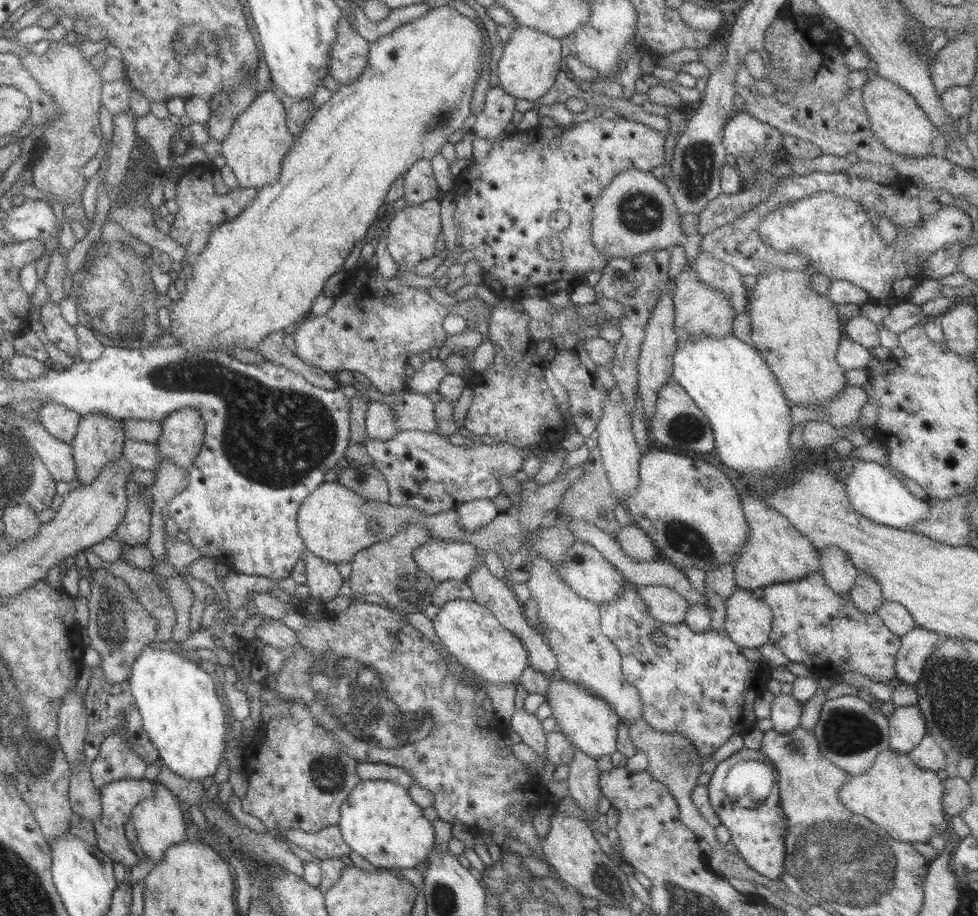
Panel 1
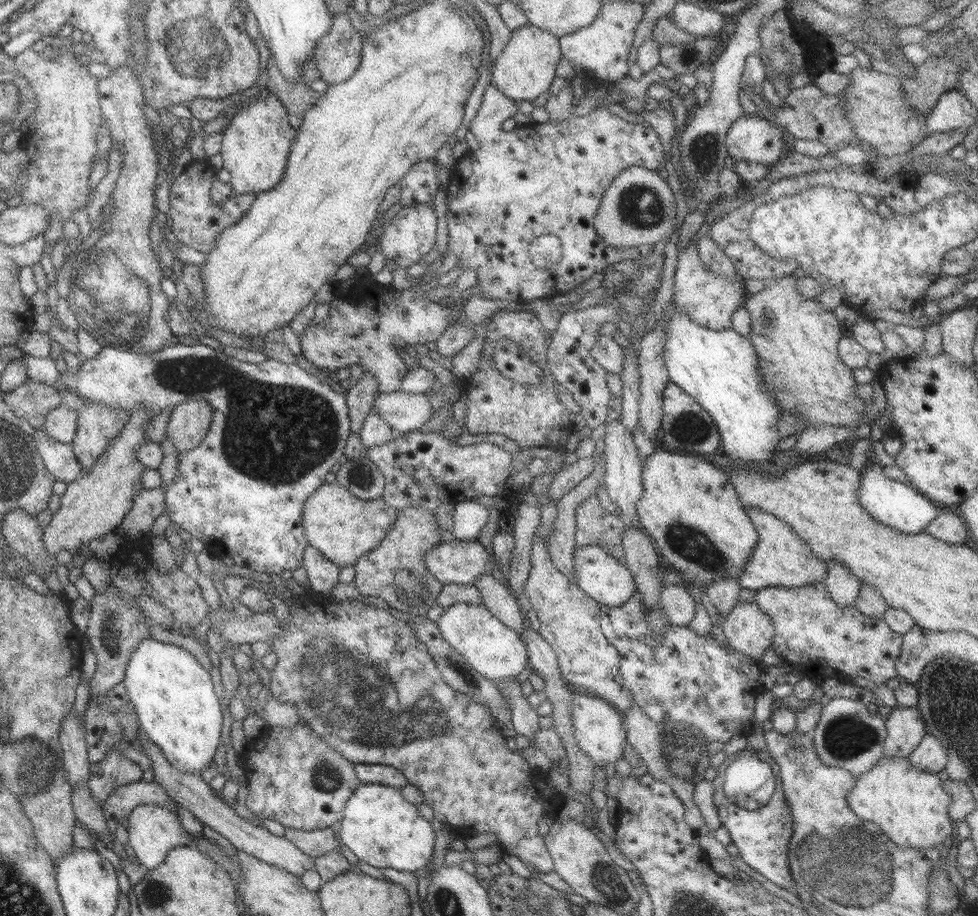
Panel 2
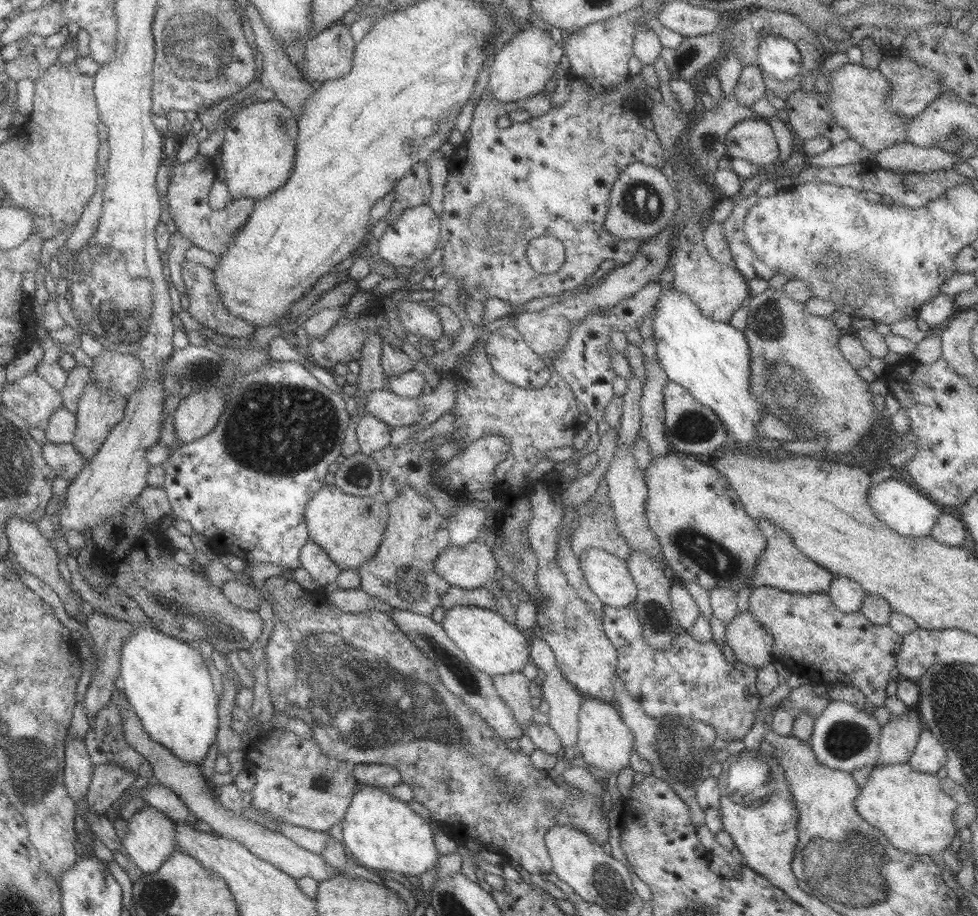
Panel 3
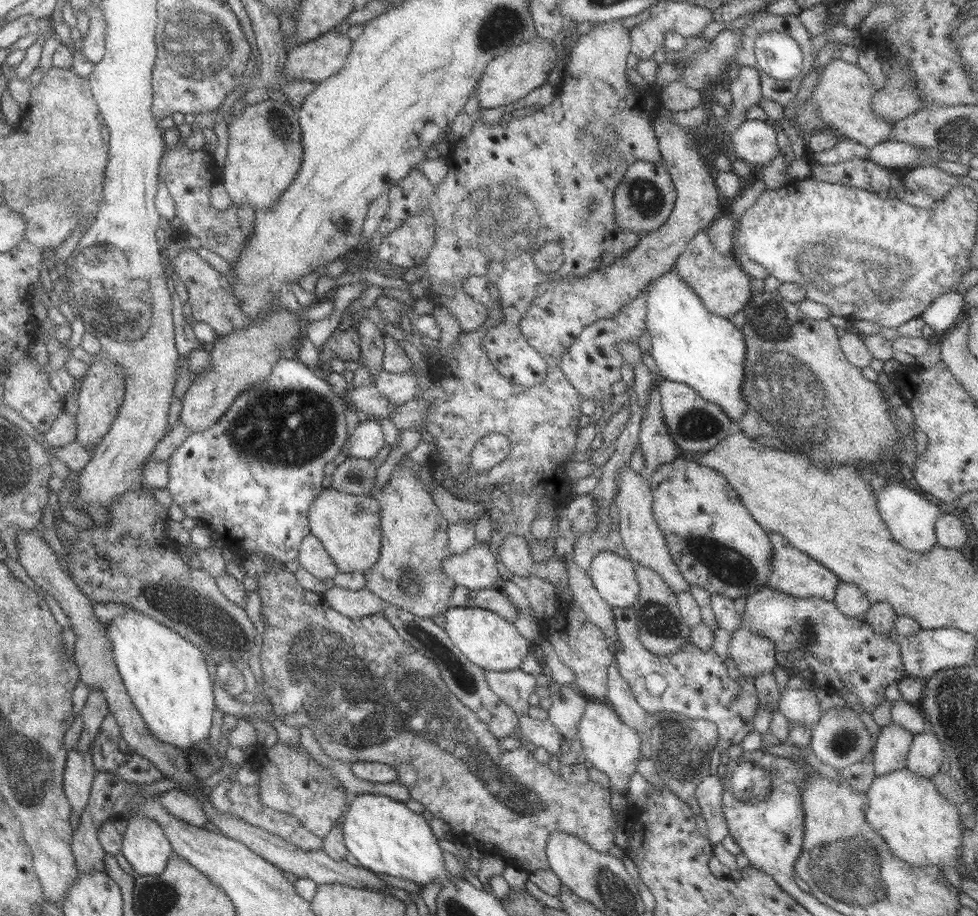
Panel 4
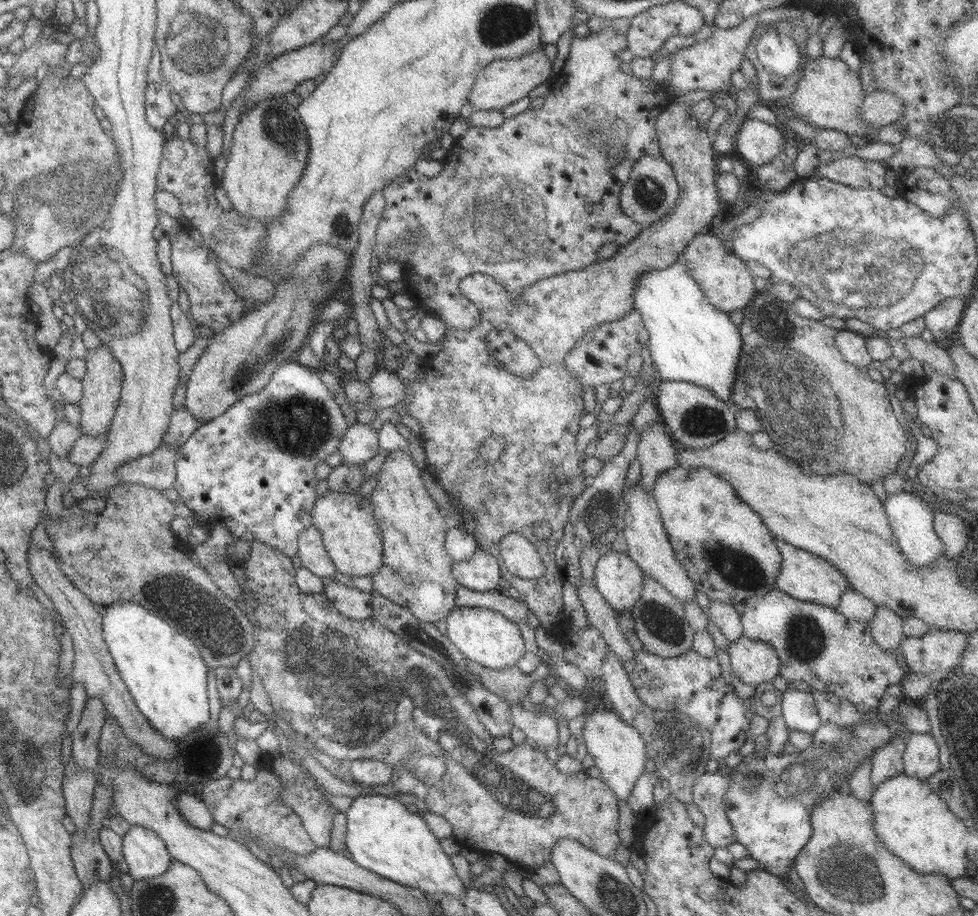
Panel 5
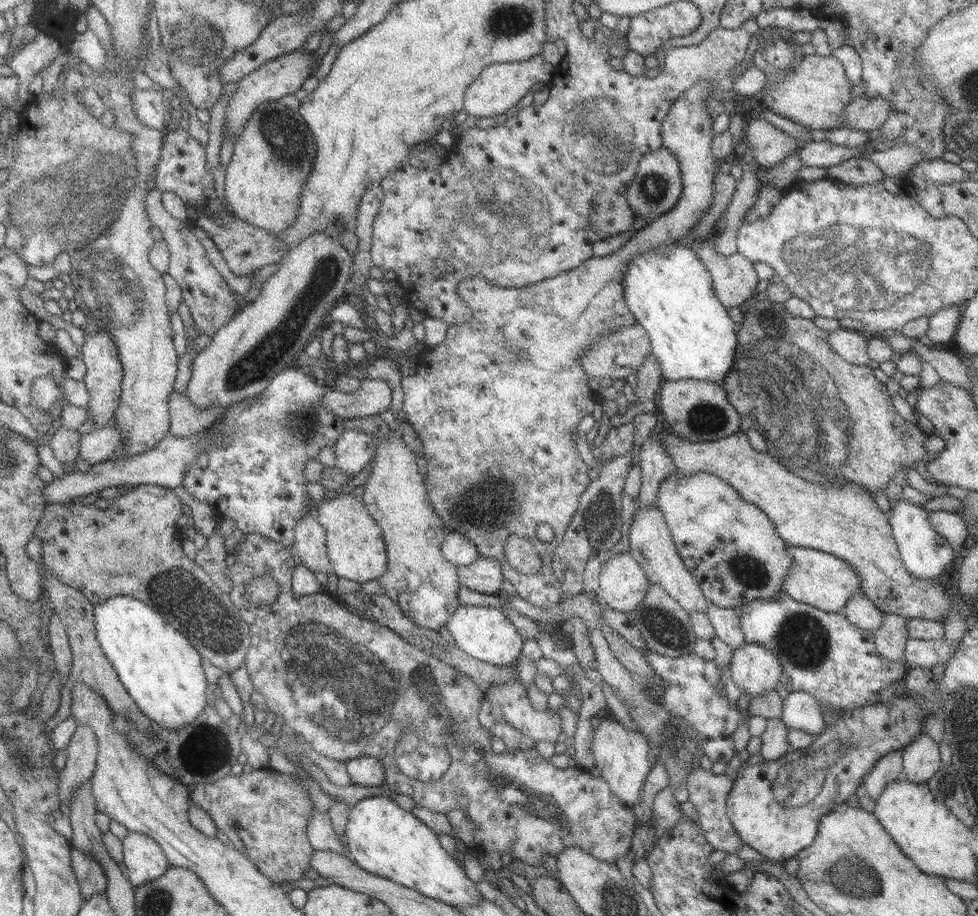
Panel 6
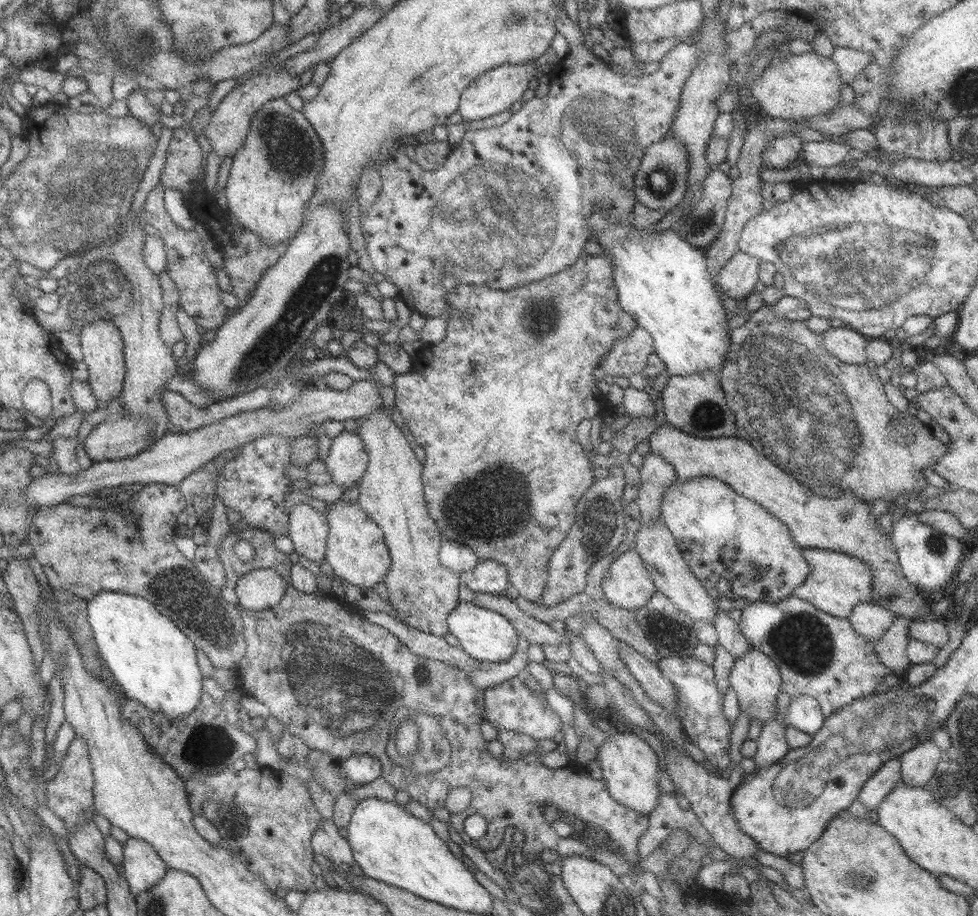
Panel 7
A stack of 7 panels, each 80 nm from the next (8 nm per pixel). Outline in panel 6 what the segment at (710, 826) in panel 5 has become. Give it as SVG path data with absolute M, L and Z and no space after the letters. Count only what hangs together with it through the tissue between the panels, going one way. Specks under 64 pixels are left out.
M700 766L688 774L686 784L688 784L689 801L696 807L700 820L699 826L705 832L708 844L711 844L715 850L726 851L729 854L735 853L741 849L742 845L746 845L743 844L726 812L726 800L728 800L728 794L730 794L733 786L732 774L727 772L718 775L718 773L703 769Z

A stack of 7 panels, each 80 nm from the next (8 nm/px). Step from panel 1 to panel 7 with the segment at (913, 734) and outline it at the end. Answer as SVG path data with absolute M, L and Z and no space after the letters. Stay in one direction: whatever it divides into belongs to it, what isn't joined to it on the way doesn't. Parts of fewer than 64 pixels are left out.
M890 757L888 761L874 773L874 776L866 782L866 785L859 793L857 800L867 810L880 806L886 796L902 782L901 757Z

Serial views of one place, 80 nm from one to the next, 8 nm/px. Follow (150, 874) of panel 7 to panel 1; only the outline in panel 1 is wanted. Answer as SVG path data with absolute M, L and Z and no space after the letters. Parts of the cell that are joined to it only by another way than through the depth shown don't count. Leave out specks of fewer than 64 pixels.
M158 779L152 781L154 795L140 801L132 811L131 822L135 826L138 842L143 852L158 864L167 848L173 844L188 841L186 836L187 824L184 822L184 812L180 807L181 800L174 792L170 792Z

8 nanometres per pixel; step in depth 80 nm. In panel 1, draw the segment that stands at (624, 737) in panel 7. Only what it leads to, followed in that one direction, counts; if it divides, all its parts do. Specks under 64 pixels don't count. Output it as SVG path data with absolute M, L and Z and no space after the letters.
M559 677L550 678L546 702L552 708L551 718L556 719L556 729L564 733L572 743L588 756L598 759L612 755L617 750L618 728L624 722L618 717L612 706L600 698L594 697L576 683Z

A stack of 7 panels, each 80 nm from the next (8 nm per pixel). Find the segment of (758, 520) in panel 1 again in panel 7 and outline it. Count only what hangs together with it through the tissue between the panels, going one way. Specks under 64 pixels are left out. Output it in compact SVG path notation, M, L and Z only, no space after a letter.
M801 548L801 555L808 561L810 572L806 580L794 589L794 596L838 618L848 618L852 608L858 603L873 602L871 593L873 576L869 564L841 552L820 548Z

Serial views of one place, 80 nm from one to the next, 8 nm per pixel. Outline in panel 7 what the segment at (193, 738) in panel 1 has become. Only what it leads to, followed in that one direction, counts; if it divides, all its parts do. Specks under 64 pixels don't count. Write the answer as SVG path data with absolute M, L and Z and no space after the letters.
M104 591L87 601L87 611L98 652L126 697L138 700L146 709L174 720L188 716L198 707L203 692L203 676L198 667L197 649L176 624L161 614L155 604L139 596Z

